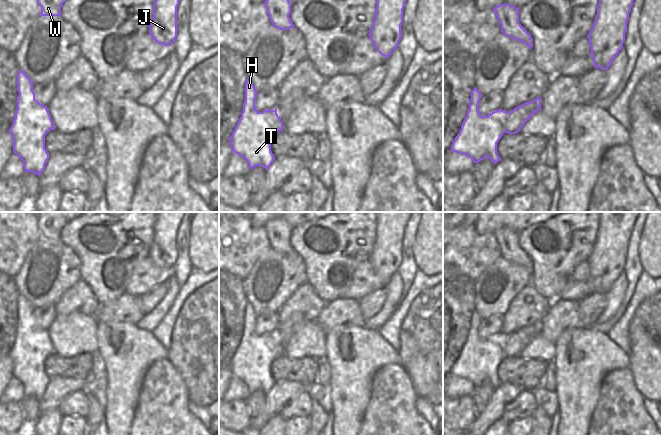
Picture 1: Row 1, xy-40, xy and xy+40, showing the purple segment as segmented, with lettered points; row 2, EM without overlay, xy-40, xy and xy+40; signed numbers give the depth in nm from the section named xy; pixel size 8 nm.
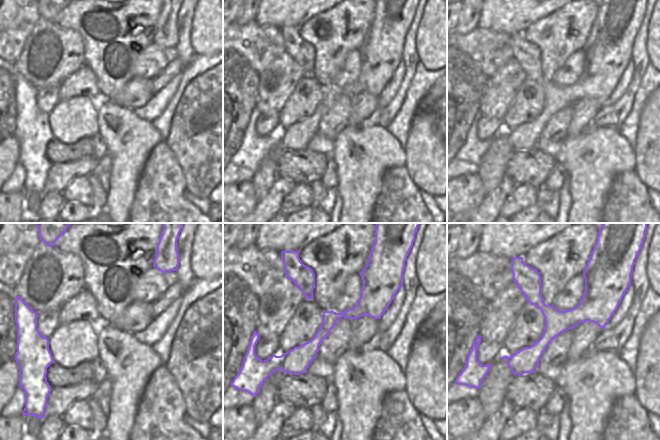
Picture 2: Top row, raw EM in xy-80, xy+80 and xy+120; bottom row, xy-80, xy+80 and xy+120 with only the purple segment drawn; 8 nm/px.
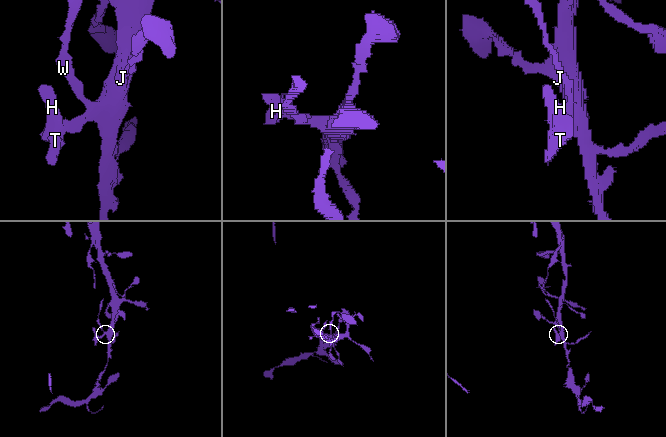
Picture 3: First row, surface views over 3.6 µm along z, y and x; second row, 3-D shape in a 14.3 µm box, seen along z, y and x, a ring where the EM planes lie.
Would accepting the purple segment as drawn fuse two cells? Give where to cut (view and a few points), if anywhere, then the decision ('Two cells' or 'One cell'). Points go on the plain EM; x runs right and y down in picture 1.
Split along xy+40 (487, 339), (496, 339), (502, 345), (505, 355). Two cells

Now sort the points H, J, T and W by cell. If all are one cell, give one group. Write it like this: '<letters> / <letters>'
H T / J W

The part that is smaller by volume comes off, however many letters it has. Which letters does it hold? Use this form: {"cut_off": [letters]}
{"cut_off": ["H", "T"]}

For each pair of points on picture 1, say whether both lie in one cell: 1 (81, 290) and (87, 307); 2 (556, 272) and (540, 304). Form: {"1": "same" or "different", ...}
{"1": "same", "2": "different"}

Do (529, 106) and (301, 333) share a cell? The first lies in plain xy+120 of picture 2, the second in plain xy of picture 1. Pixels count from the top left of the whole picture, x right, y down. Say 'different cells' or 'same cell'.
different cells

